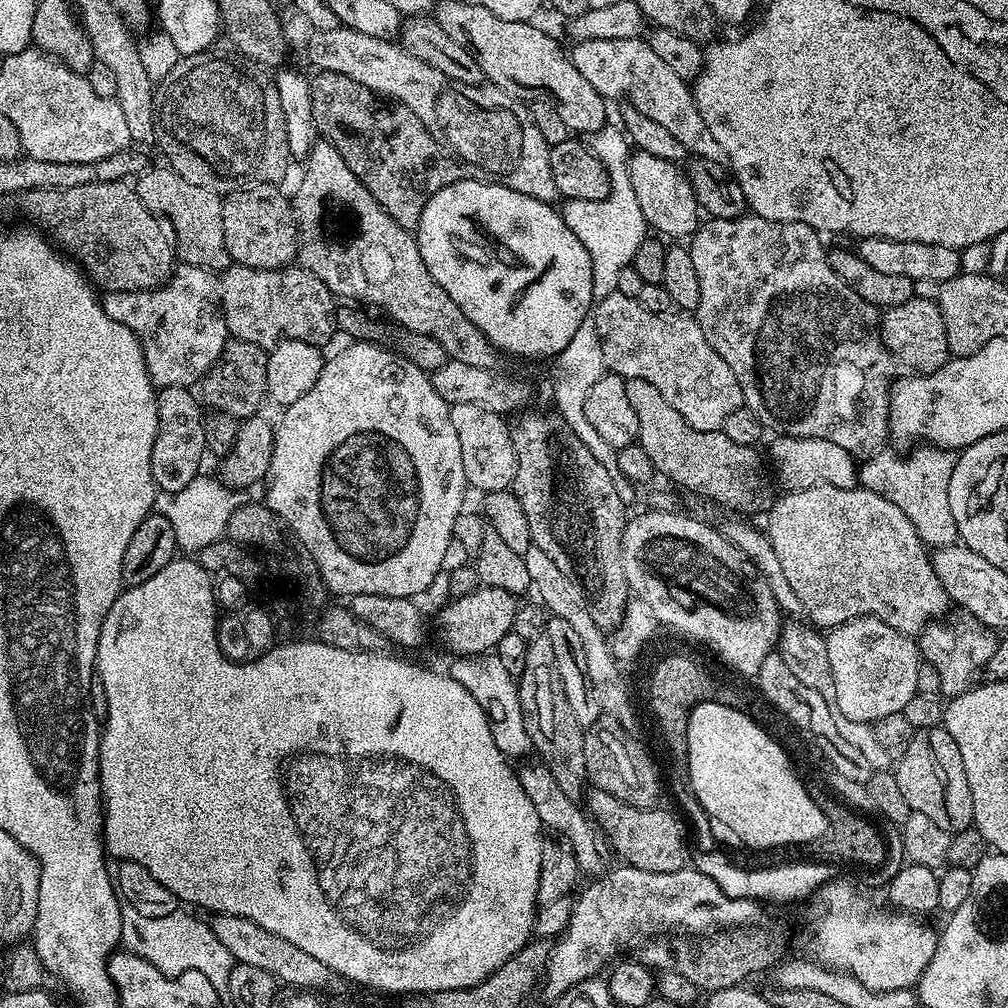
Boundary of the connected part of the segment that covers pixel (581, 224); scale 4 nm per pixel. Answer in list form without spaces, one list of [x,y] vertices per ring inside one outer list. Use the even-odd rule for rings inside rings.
[[[605,126],[591,133],[590,147],[608,171],[612,189],[600,201],[569,200],[562,208],[564,221],[574,232],[574,236],[586,247],[591,258],[591,294],[593,303],[599,303],[616,291],[619,271],[628,268],[642,241],[647,239],[648,225],[638,198],[634,198],[634,186],[628,177],[630,141],[623,127]]]

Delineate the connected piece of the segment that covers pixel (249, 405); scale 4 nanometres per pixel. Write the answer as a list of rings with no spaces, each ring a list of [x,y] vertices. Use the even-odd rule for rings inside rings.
[[[235,338],[229,339],[228,345],[224,347],[218,358],[218,362],[203,378],[203,403],[211,411],[228,414],[234,417],[237,422],[243,422],[248,417],[257,415],[263,409],[260,407],[266,404],[268,394],[267,365],[268,352],[265,349],[254,346],[254,342],[242,342]]]

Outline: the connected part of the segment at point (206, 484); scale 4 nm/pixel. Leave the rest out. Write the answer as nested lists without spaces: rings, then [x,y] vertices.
[[[201,474],[194,478],[194,482],[190,482],[190,486],[182,486],[182,490],[160,492],[157,495],[155,511],[164,516],[170,526],[174,526],[176,546],[181,553],[198,554],[206,546],[225,539],[230,518],[240,508],[241,493],[228,487],[215,475],[212,476]]]

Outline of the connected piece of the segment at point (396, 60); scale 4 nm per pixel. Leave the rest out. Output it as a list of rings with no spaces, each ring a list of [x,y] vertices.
[[[339,26],[334,30],[313,31],[308,40],[308,60],[313,69],[334,74],[346,74],[346,78],[354,78],[354,82],[362,82],[370,91],[383,96],[397,104],[404,104],[426,126],[426,130],[440,143],[445,152],[451,154],[461,165],[473,168],[477,177],[493,184],[501,184],[510,190],[518,190],[518,194],[526,194],[530,198],[538,198],[543,204],[552,204],[557,199],[554,178],[550,168],[550,145],[544,141],[538,126],[532,117],[532,109],[525,101],[516,96],[506,94],[506,90],[495,84],[467,84],[454,78],[446,78],[442,70],[434,70],[434,66],[426,66],[414,58],[399,43],[391,39],[382,40],[377,36],[362,34],[353,28]]]

